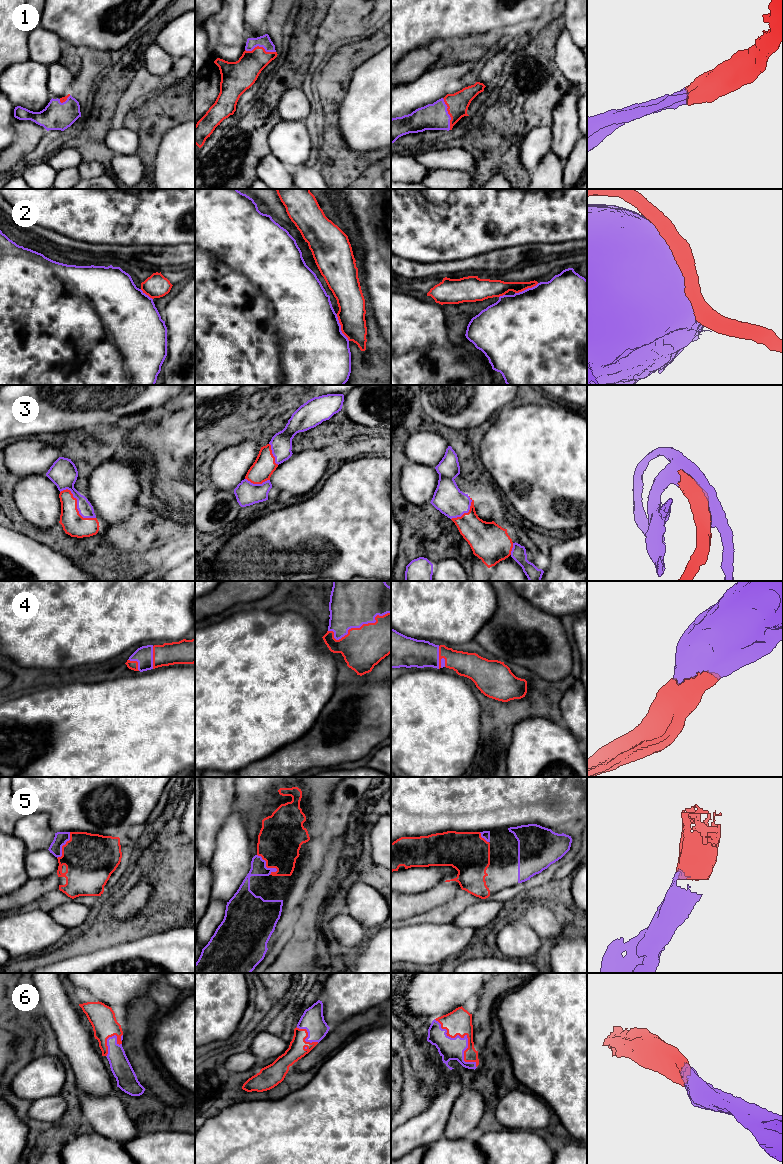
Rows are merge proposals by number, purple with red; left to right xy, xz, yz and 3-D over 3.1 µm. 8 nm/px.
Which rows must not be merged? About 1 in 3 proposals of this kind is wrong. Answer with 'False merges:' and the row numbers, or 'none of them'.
False merges: none of them

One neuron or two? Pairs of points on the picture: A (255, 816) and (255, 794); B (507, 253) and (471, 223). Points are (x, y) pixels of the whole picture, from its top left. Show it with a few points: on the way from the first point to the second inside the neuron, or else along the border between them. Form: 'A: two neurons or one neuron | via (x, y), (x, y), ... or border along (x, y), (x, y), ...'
A: one neuron | via (255, 811), (255, 799)
B: two neurons | border along (513, 246), (493, 249), (479, 255)

